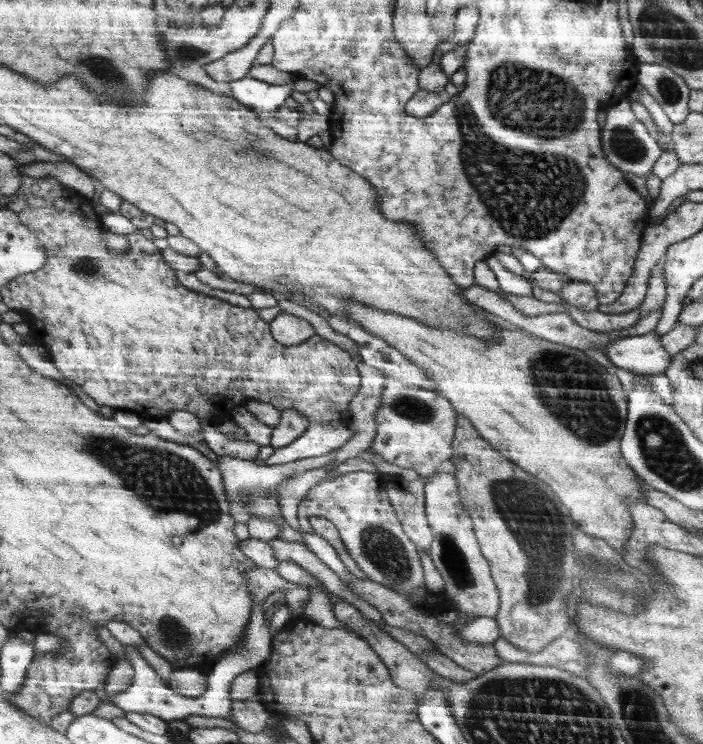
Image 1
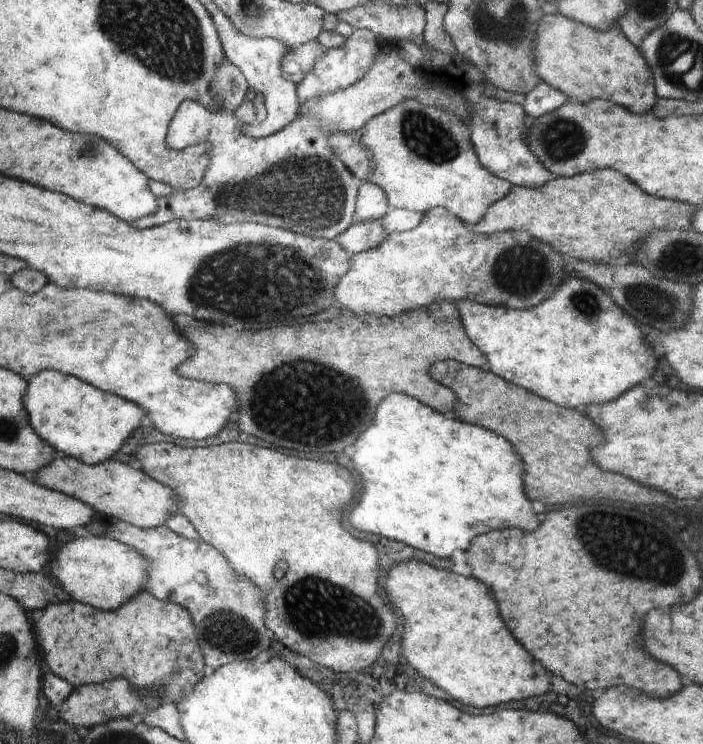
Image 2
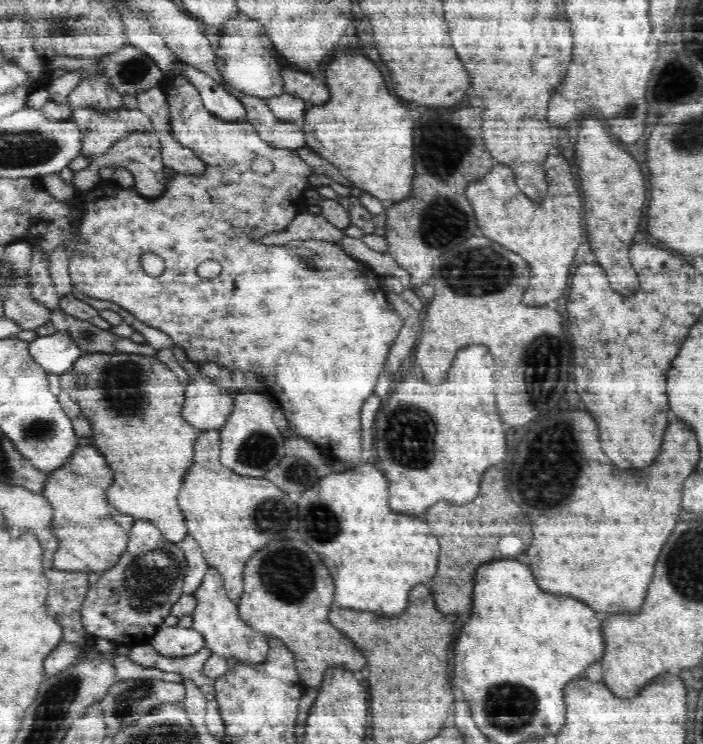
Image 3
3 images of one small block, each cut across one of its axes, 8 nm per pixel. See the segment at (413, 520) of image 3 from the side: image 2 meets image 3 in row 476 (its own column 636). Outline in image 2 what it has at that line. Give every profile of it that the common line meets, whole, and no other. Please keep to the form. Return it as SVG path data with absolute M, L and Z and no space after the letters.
M568 278L552 298L532 310L510 310L506 306L484 306L462 300L457 309L471 341L488 354L488 368L494 374L569 409L582 410L591 404L614 401L642 380L652 378L658 366L658 352L654 354L652 346L644 342L646 336L641 325L589 280Z

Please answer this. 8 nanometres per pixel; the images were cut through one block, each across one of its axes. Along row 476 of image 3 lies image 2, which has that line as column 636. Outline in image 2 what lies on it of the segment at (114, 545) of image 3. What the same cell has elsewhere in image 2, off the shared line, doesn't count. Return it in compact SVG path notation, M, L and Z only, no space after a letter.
M559 12L544 15L542 20L536 48L536 70L543 81L577 102L611 100L637 115L653 110L658 94L651 67L618 24L607 31L599 31Z

